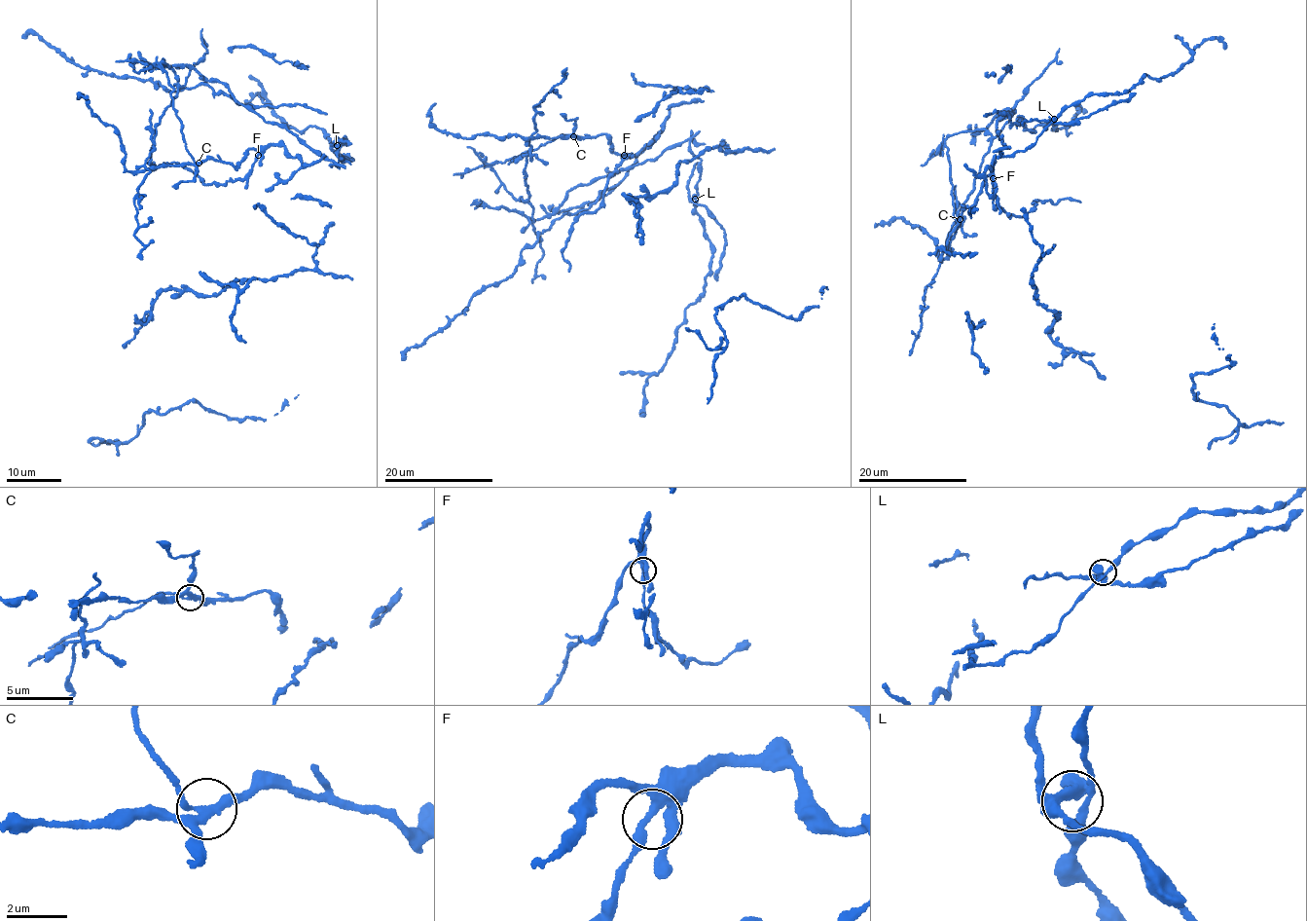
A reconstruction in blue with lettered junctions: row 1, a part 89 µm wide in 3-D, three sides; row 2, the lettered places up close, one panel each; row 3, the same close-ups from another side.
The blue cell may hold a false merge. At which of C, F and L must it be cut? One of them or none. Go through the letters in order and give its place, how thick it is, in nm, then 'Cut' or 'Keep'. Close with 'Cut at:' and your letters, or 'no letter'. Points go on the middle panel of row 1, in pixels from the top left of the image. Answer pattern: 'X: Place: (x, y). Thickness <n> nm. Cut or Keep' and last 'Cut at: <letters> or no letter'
C: Place: (573, 136). Thickness 240 nm. Cut
F: Place: (624, 155). Thickness 240 nm. Keep
L: Place: (695, 199). Thickness 340 nm. Keep
Cut at: C

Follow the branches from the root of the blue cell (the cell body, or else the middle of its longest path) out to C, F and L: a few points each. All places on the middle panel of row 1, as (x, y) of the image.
C: (611, 149), (613, 146), (605, 134), (573, 137)
F: (611, 149), (624, 155)
L: (611, 149), (605, 134), (561, 134), (491, 165), (531, 222), (686, 140), (695, 199)

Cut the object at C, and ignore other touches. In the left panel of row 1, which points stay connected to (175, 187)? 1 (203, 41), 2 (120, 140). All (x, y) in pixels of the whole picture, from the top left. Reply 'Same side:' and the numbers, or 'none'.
Same side: 2

